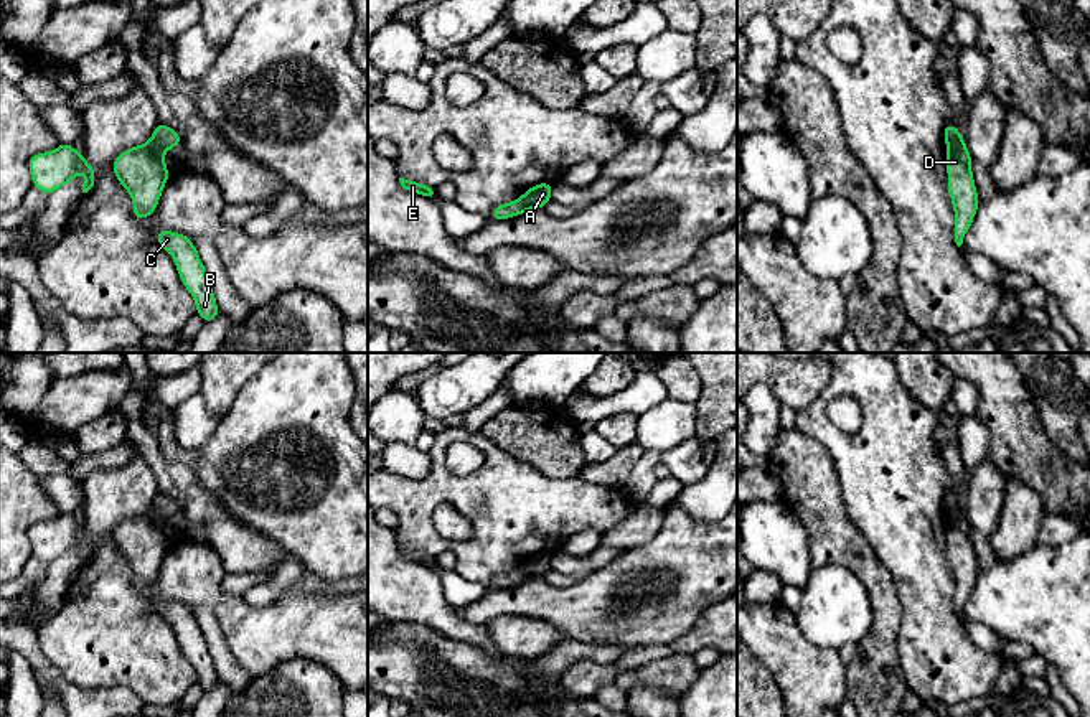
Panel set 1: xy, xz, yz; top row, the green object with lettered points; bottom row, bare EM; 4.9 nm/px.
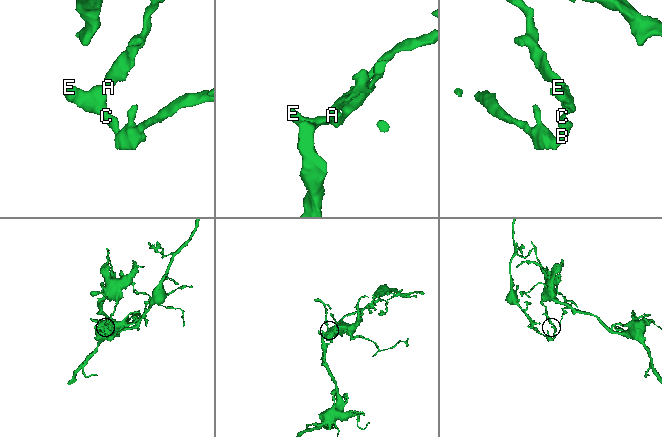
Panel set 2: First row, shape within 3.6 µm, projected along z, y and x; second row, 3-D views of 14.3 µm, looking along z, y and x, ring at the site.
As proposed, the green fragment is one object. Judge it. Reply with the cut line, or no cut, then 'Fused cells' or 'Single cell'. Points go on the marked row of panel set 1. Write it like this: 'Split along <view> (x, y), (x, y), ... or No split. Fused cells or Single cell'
Split along xy (152, 139), (164, 152). Fused cells

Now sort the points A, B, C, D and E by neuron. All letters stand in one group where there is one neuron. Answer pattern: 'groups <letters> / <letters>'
groups A / B C D E

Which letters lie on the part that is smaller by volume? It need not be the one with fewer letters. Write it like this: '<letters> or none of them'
B, C, D, E

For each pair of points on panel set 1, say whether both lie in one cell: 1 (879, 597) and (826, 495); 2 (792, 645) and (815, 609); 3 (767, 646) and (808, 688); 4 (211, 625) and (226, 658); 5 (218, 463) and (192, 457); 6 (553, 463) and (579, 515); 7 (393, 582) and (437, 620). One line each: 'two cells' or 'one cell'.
1: one cell
2: two cells
3: one cell
4: one cell
5: two cells
6: two cells
7: one cell

